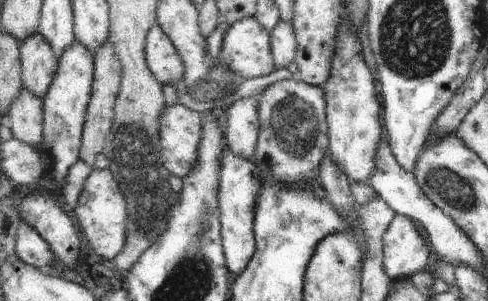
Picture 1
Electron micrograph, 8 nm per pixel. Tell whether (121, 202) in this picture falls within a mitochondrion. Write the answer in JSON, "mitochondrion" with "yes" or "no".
{"mitochondrion":"yes"}

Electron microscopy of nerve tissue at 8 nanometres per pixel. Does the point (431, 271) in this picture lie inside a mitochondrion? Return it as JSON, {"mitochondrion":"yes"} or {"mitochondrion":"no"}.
{"mitochondrion":"no"}

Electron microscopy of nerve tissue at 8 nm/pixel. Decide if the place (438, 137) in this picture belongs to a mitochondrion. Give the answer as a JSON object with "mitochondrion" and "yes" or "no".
{"mitochondrion":"no"}

